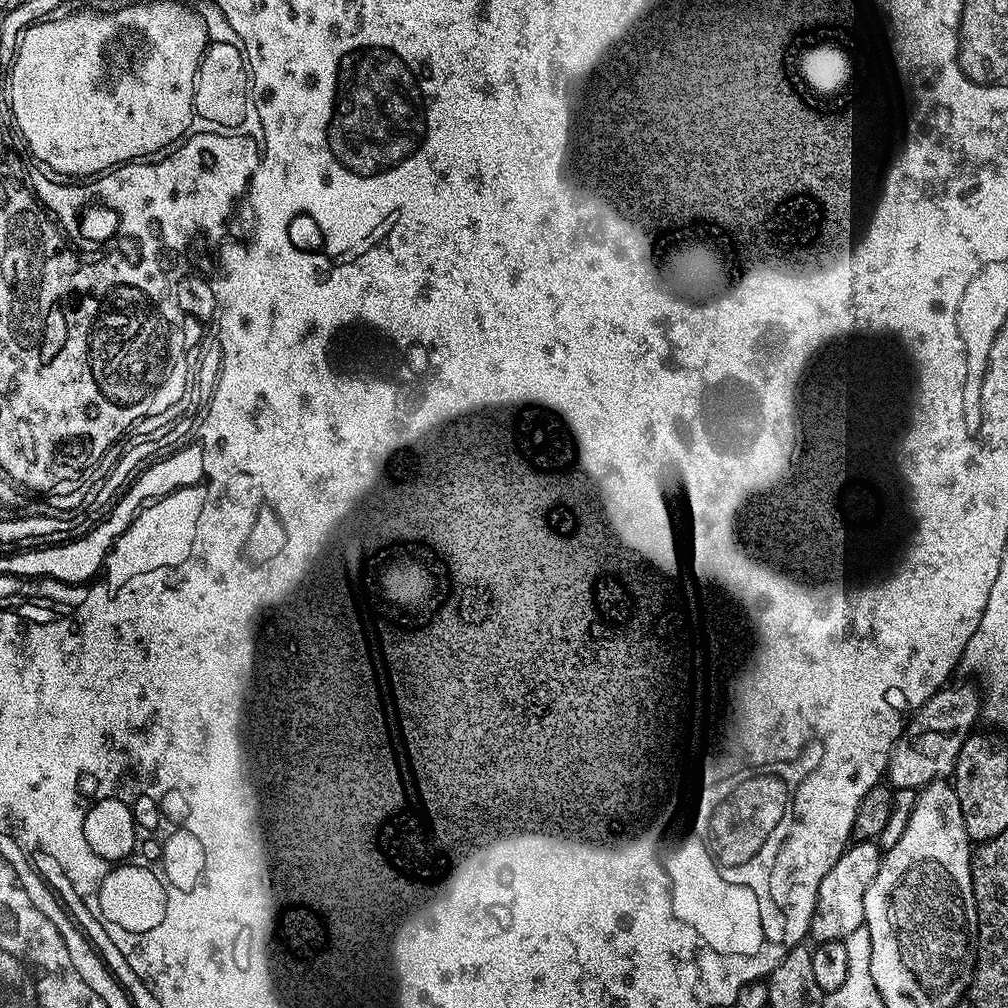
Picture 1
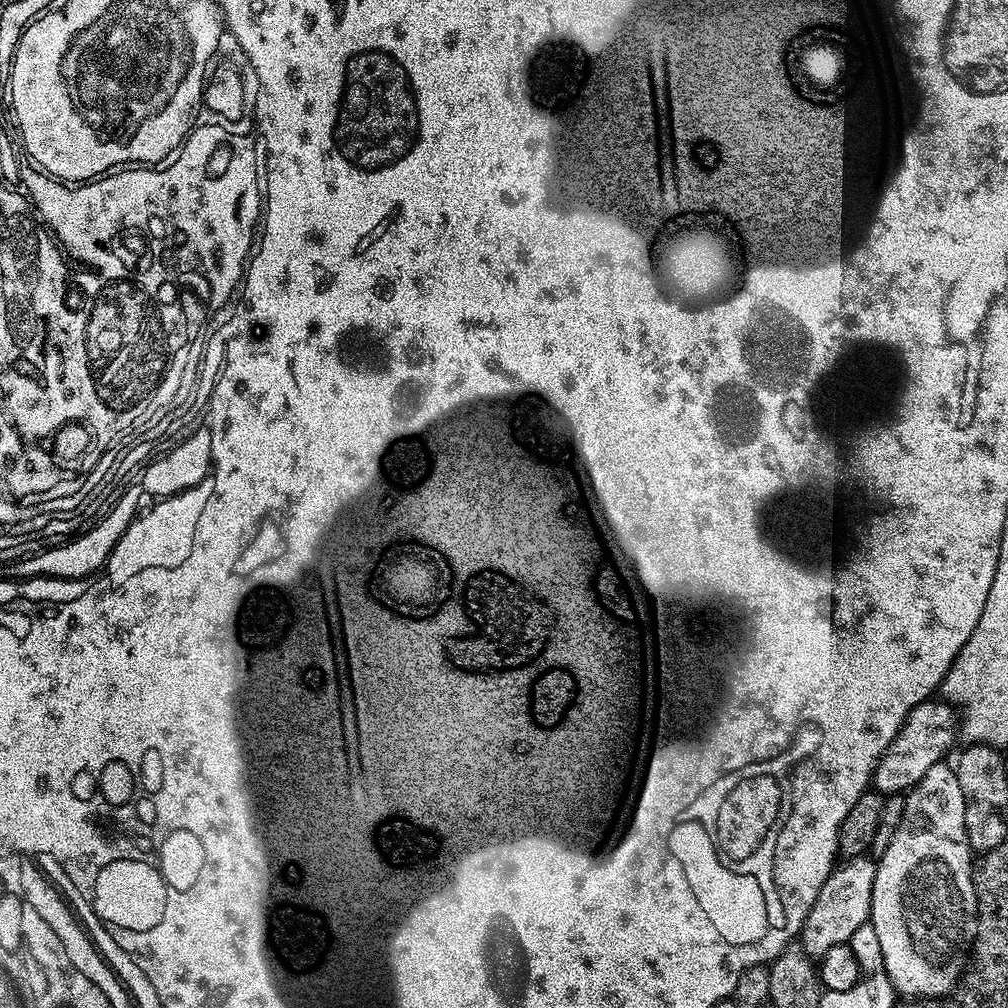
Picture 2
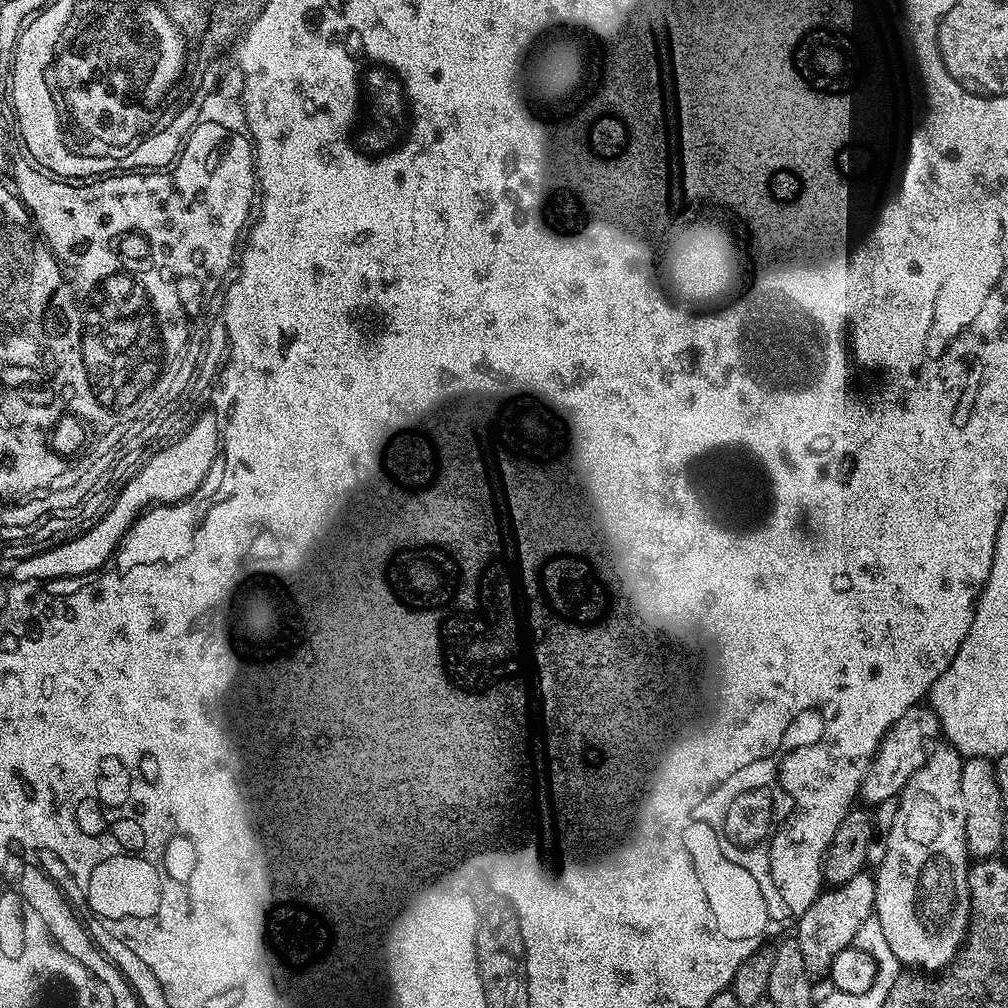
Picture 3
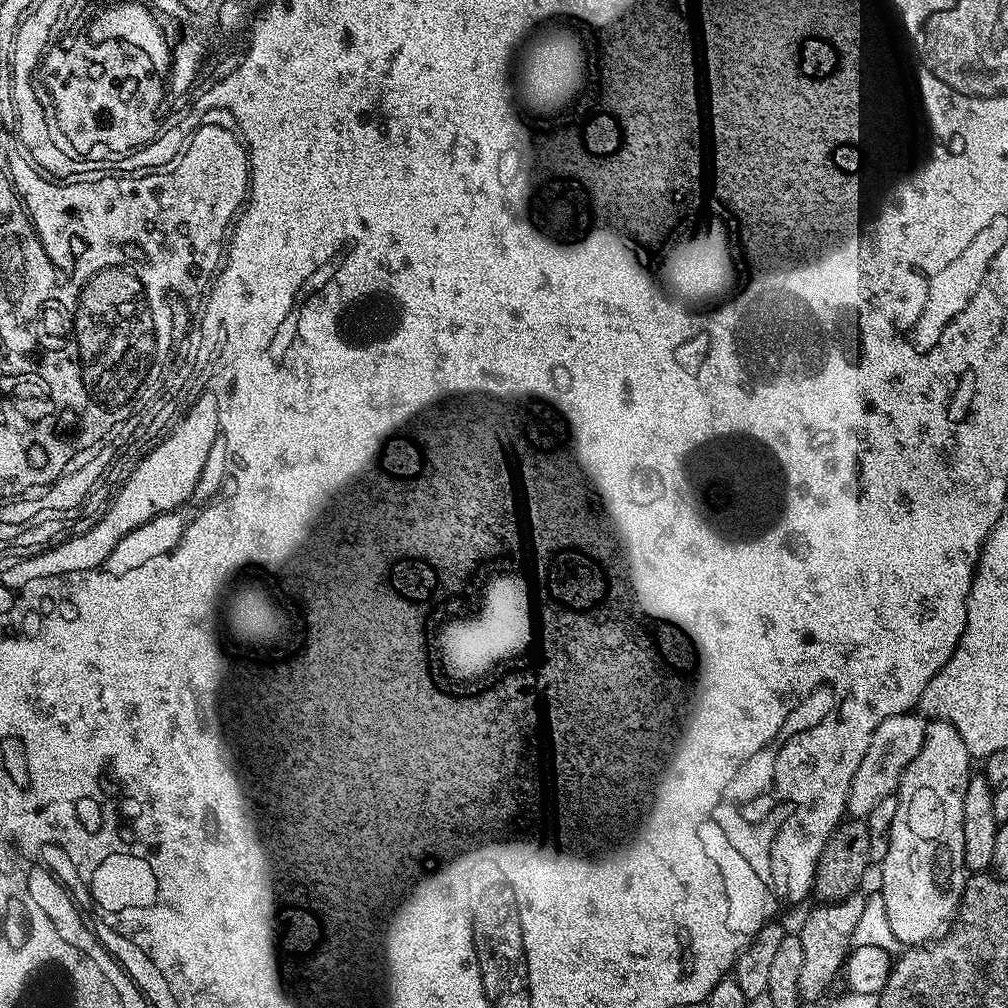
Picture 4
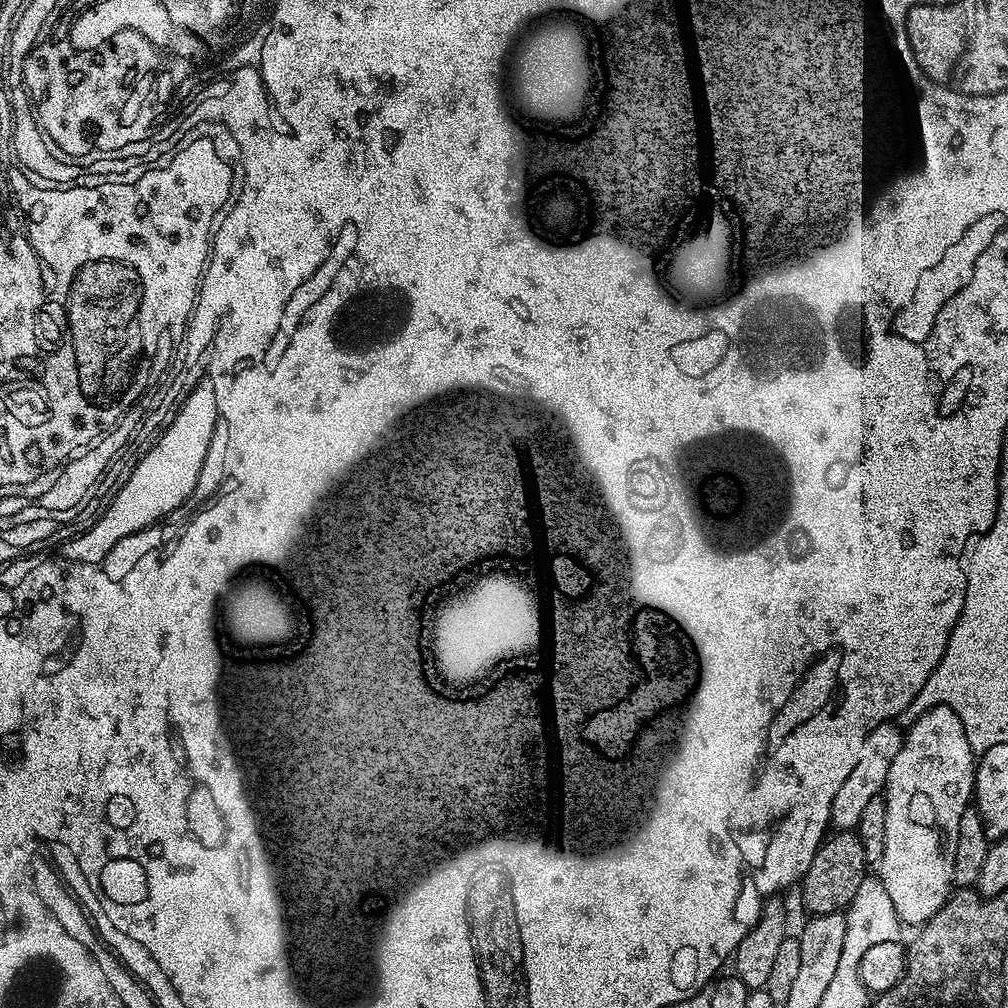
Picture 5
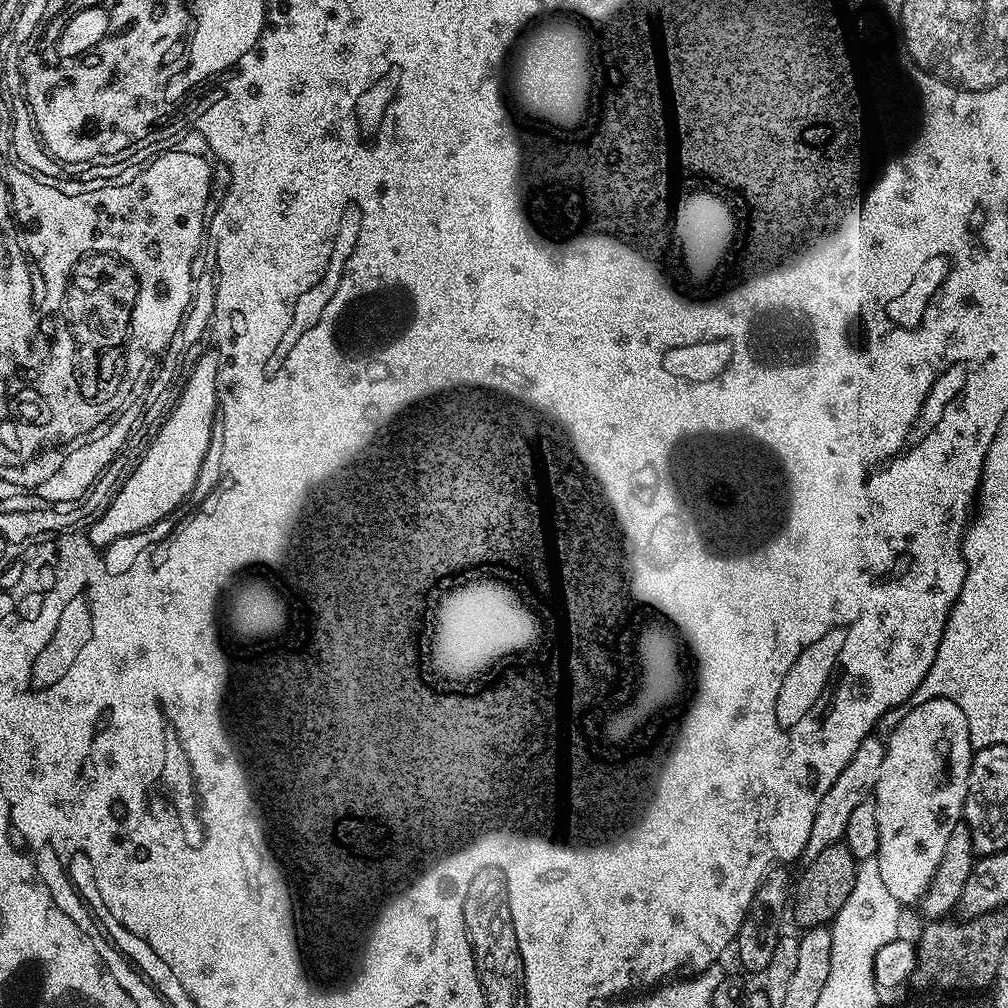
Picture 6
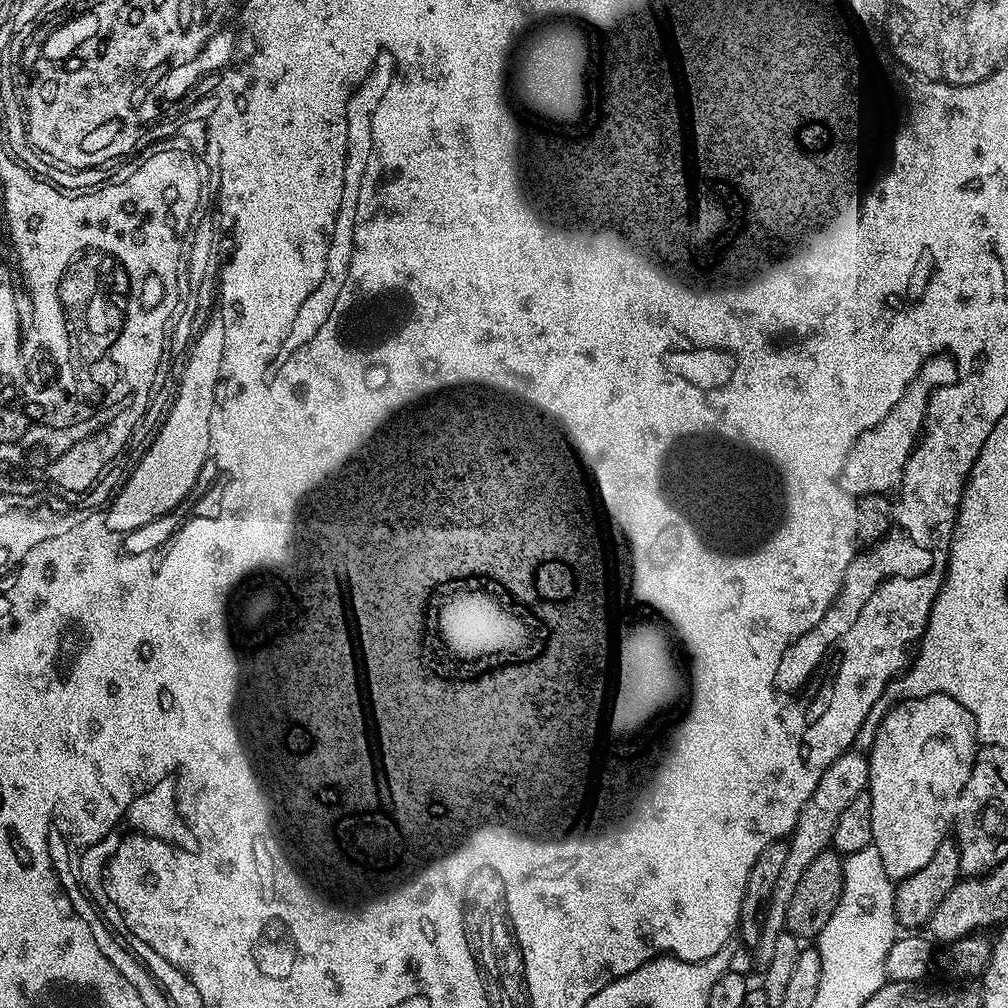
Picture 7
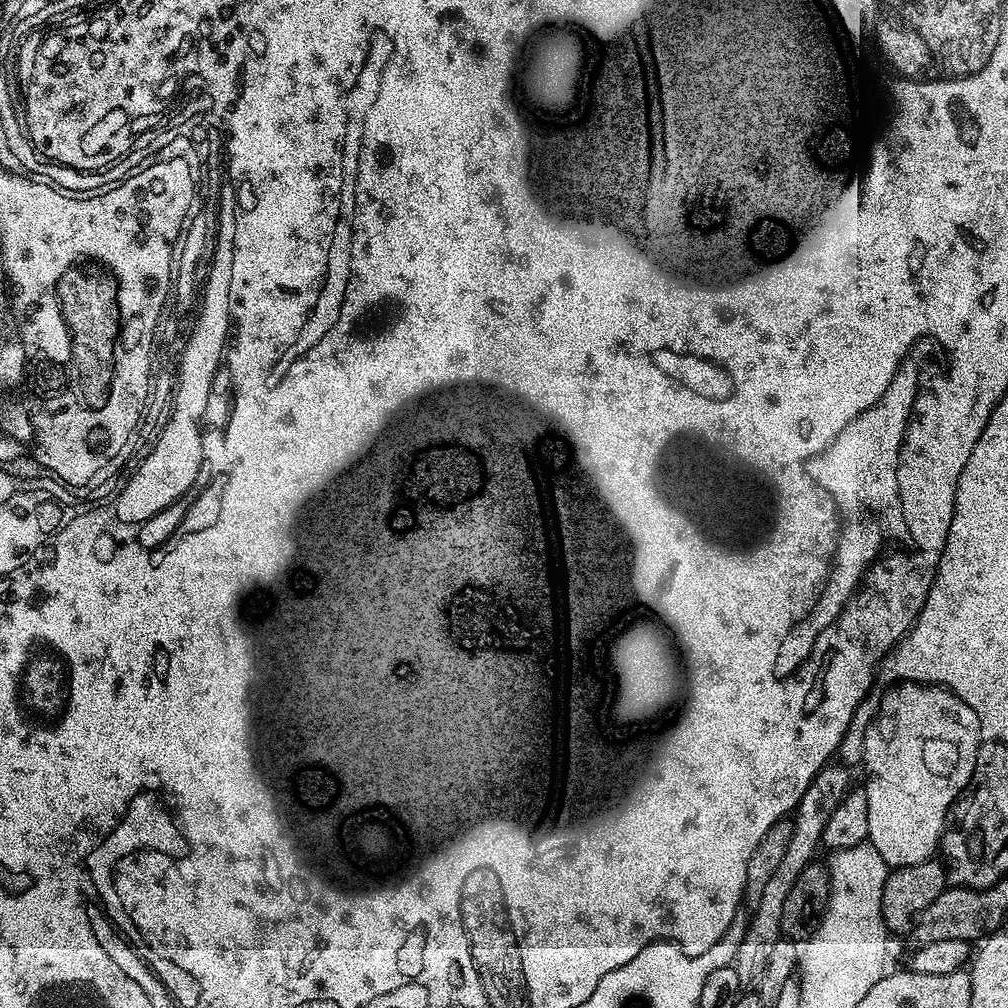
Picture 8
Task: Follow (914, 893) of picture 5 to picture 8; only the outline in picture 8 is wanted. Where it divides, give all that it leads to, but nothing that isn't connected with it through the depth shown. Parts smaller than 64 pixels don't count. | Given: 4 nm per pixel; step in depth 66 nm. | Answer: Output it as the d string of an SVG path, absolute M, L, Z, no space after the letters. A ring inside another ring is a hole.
M901 682L885 692L888 693L884 697L879 697L876 715L872 717L864 735L862 769L868 775L868 781L862 784L862 791L866 794L866 806L870 806L867 843L882 854L882 862L886 862L889 869L895 870L925 864L937 855L946 821L954 805L961 799L960 791L971 785L982 737L978 714L974 714L974 710L970 710L962 698L947 688Z

